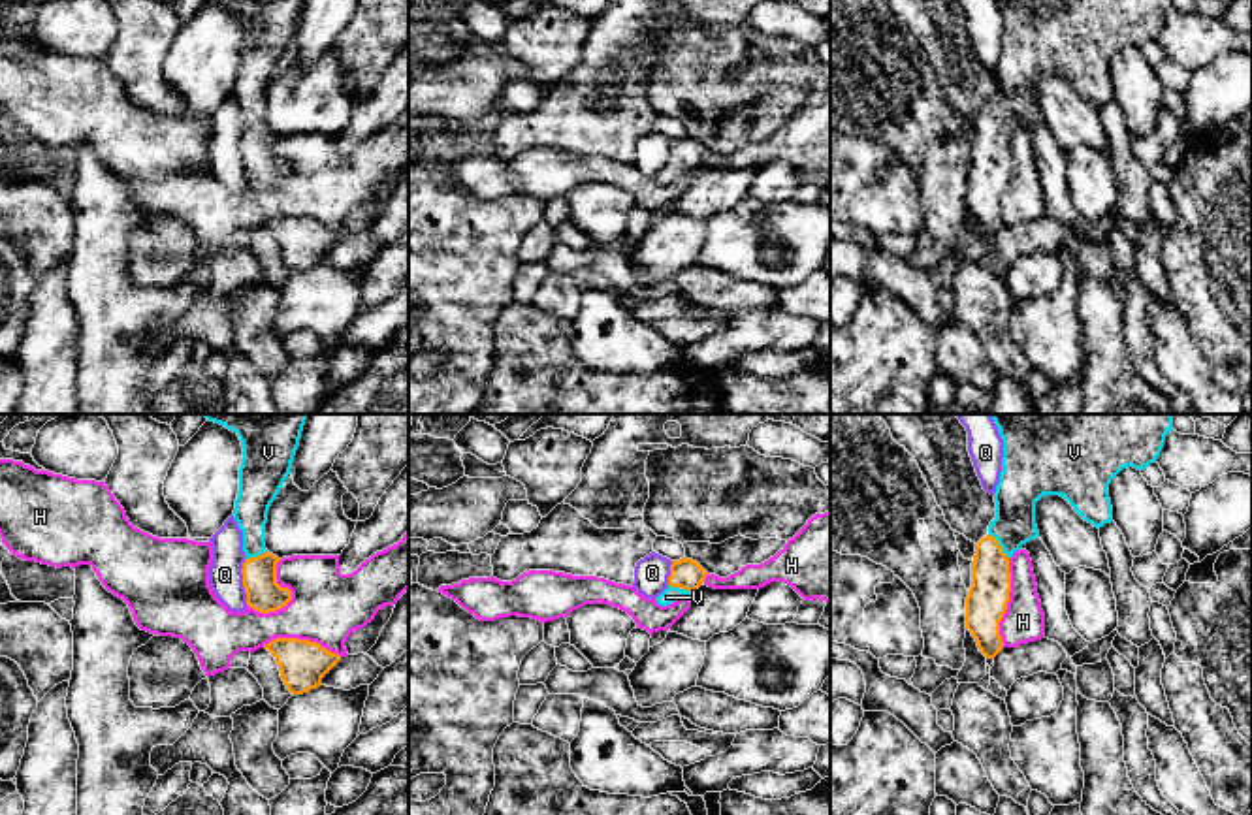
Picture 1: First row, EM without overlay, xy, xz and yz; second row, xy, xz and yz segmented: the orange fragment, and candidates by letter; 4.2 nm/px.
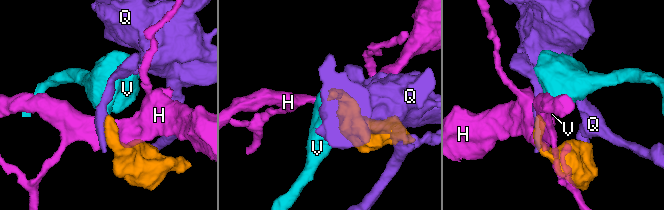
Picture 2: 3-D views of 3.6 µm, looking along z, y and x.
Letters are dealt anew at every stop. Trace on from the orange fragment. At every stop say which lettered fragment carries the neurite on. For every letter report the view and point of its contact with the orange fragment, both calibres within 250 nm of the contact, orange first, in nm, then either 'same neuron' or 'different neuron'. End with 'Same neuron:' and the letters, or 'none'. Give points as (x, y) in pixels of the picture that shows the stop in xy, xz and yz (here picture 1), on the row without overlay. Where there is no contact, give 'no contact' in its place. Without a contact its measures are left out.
H: meets orange in xy at (290, 172); 150 nm thick on the orange side, 300 nm on the other; different neuron
Q: meets orange in xy at (243, 160); 150 nm thick on the orange side, 140 nm on the other; different neuron
V: meets orange in yz at (1000, 125); 180 nm thick on the orange side, 190 nm on the other; same neuron
Same neuron: V

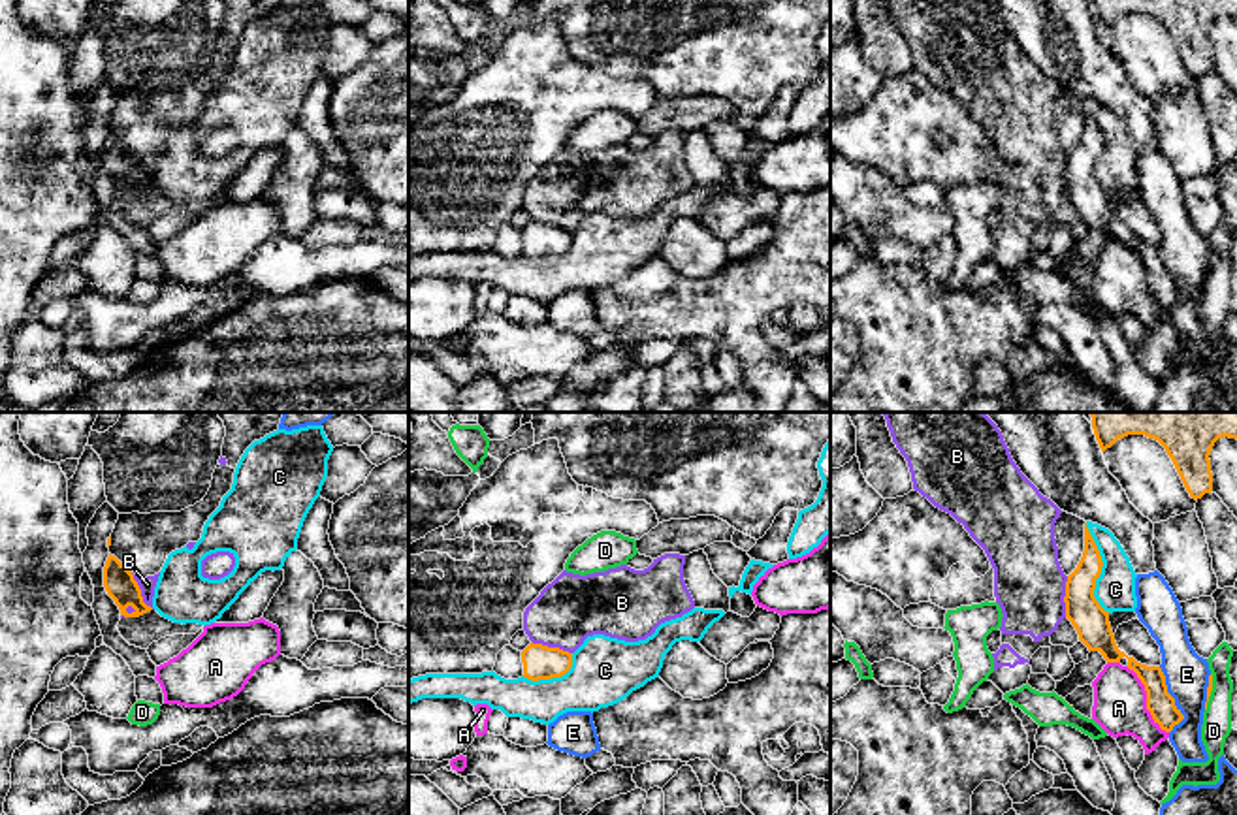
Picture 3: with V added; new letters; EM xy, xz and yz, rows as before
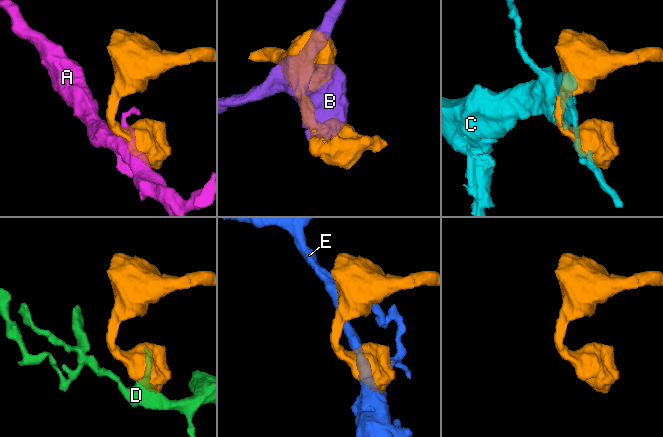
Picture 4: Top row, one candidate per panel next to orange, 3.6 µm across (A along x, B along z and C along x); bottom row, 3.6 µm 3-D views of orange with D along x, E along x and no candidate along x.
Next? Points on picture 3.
A: meets orange in yz at (1147, 279); 120 nm thick on the orange side, 220 nm on the other; different neuron
B: meets orange in xz at (552, 226); 140 nm thick on the orange side, 280 nm on the other; different neuron
C: meets orange in yz at (1100, 147); 150 nm thick on the orange side, 180 nm on the other; different neuron
D: meets orange in yz at (1211, 268); 20 nm thick on the orange side, 130 nm on the other; different neuron
E: meets orange in yz at (1173, 279); 120 nm thick on the orange side, 190 nm on the other; different neuron
Same neuron: none

